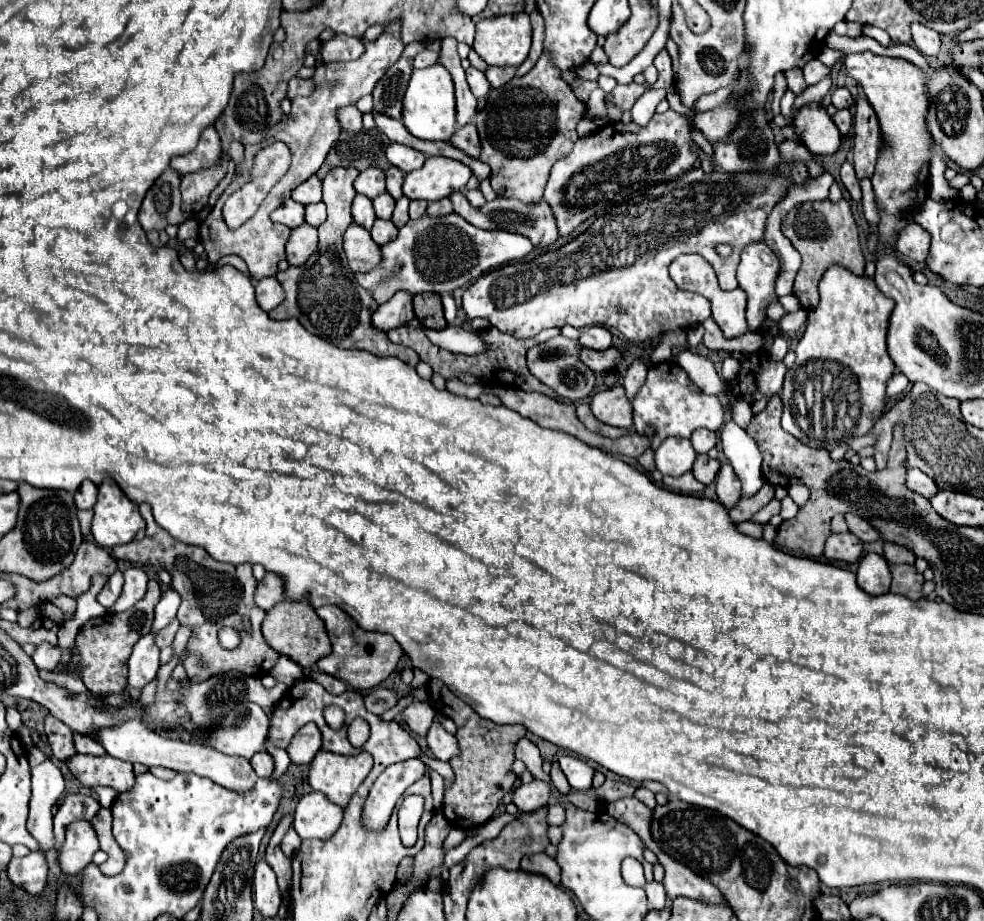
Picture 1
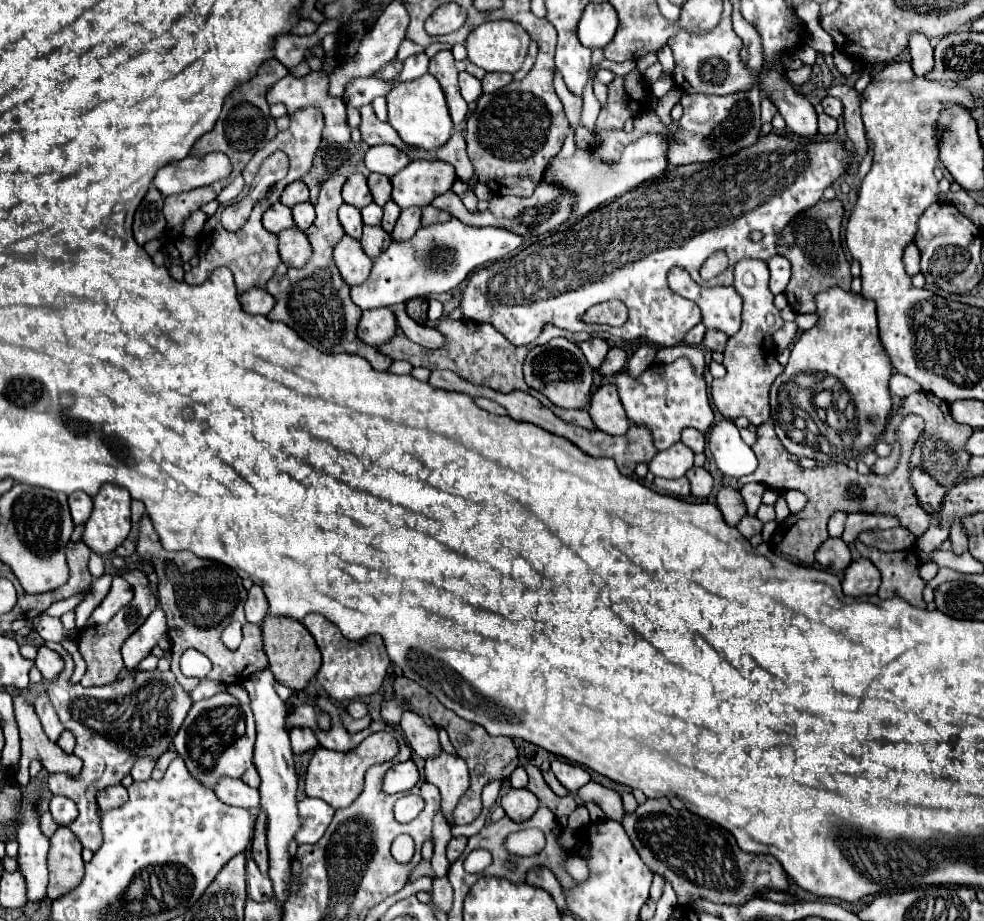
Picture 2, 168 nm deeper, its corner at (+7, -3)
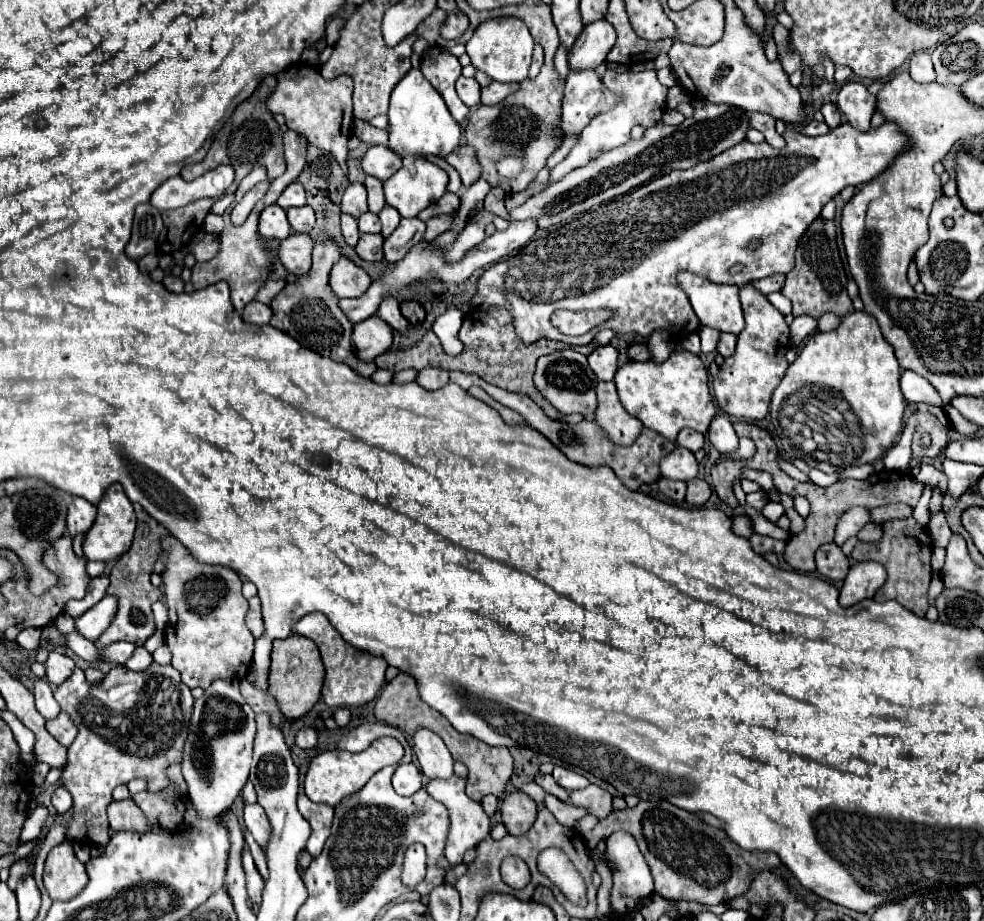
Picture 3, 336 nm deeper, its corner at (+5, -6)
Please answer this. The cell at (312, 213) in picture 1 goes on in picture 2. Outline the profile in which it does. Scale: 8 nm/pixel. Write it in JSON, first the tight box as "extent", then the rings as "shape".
{"extent":[291,202,315,230],"shape":[[[301,202],[301,204],[297,204],[295,208],[291,208],[291,212],[293,212],[293,222],[295,222],[295,226],[299,228],[299,230],[307,230],[311,224],[313,224],[313,220],[315,220],[315,208],[311,206],[311,202]]]}

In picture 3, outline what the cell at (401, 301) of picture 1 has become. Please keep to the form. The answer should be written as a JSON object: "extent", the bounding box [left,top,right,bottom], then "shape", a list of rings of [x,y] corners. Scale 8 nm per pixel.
{"extent":[353,315,393,361],"shape":[[[373,315],[353,329],[353,349],[361,361],[373,361],[377,355],[385,353],[393,341],[393,329],[381,317]]]}

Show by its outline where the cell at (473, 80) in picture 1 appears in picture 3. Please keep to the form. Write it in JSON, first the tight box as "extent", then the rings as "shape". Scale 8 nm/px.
{"extent":[457,77,481,107],"shape":[[[459,77],[457,79],[457,93],[459,93],[459,97],[461,97],[461,101],[467,105],[467,107],[475,107],[475,105],[479,105],[479,101],[481,101],[481,87],[479,87],[479,83],[471,77],[471,79],[467,79],[467,77]]]}

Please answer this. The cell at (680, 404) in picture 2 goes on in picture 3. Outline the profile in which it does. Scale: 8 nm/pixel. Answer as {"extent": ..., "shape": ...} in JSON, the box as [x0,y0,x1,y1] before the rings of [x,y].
{"extent":[613,351,717,443],"shape":[[[673,351],[665,363],[629,361],[617,369],[613,381],[625,411],[673,443],[683,427],[705,433],[717,413],[707,385],[707,369],[699,355],[689,351]]]}

